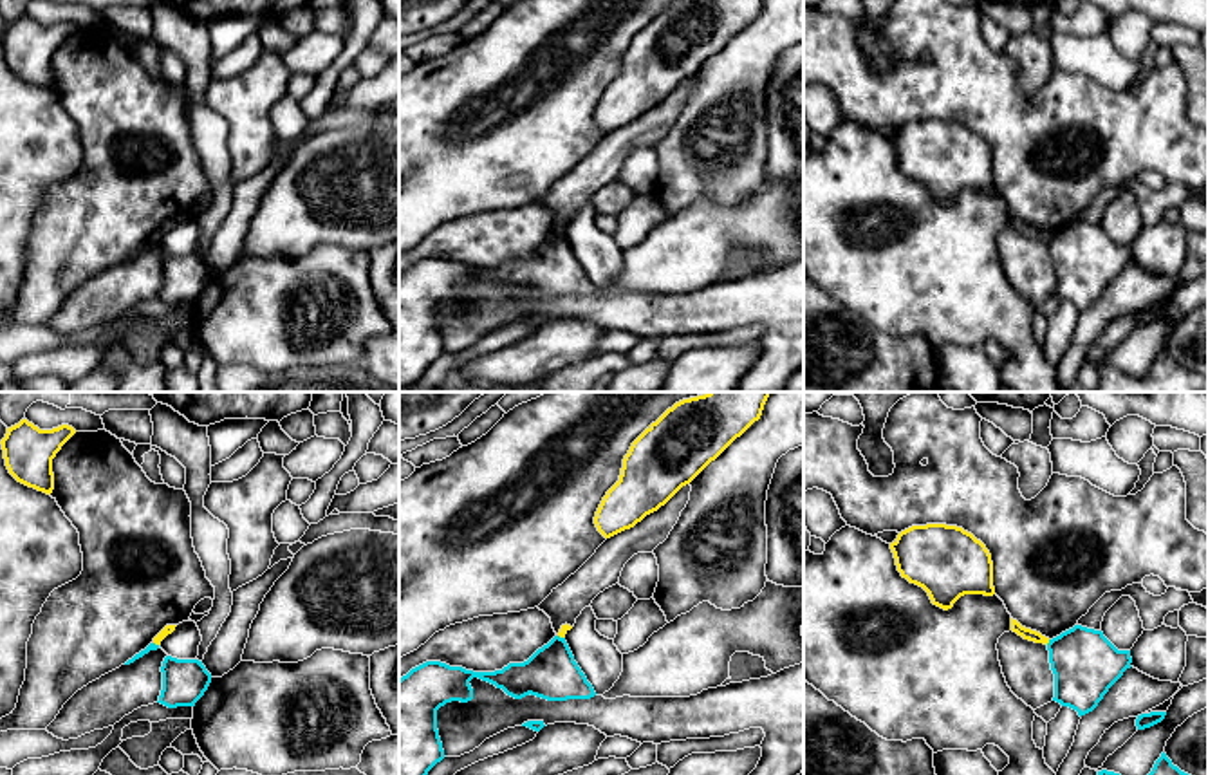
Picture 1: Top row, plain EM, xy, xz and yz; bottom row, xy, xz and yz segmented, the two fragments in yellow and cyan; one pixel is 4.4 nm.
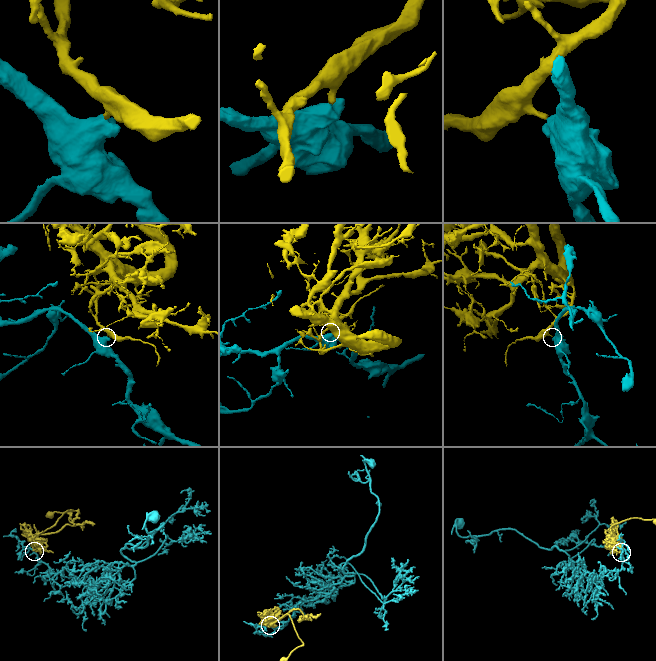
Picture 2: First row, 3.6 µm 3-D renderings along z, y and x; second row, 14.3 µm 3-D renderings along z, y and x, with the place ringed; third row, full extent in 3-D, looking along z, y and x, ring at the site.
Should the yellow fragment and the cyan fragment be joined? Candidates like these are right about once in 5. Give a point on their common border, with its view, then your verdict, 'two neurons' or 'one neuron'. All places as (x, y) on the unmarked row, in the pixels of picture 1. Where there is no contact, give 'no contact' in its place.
contact yz (1048, 237); two neurons

